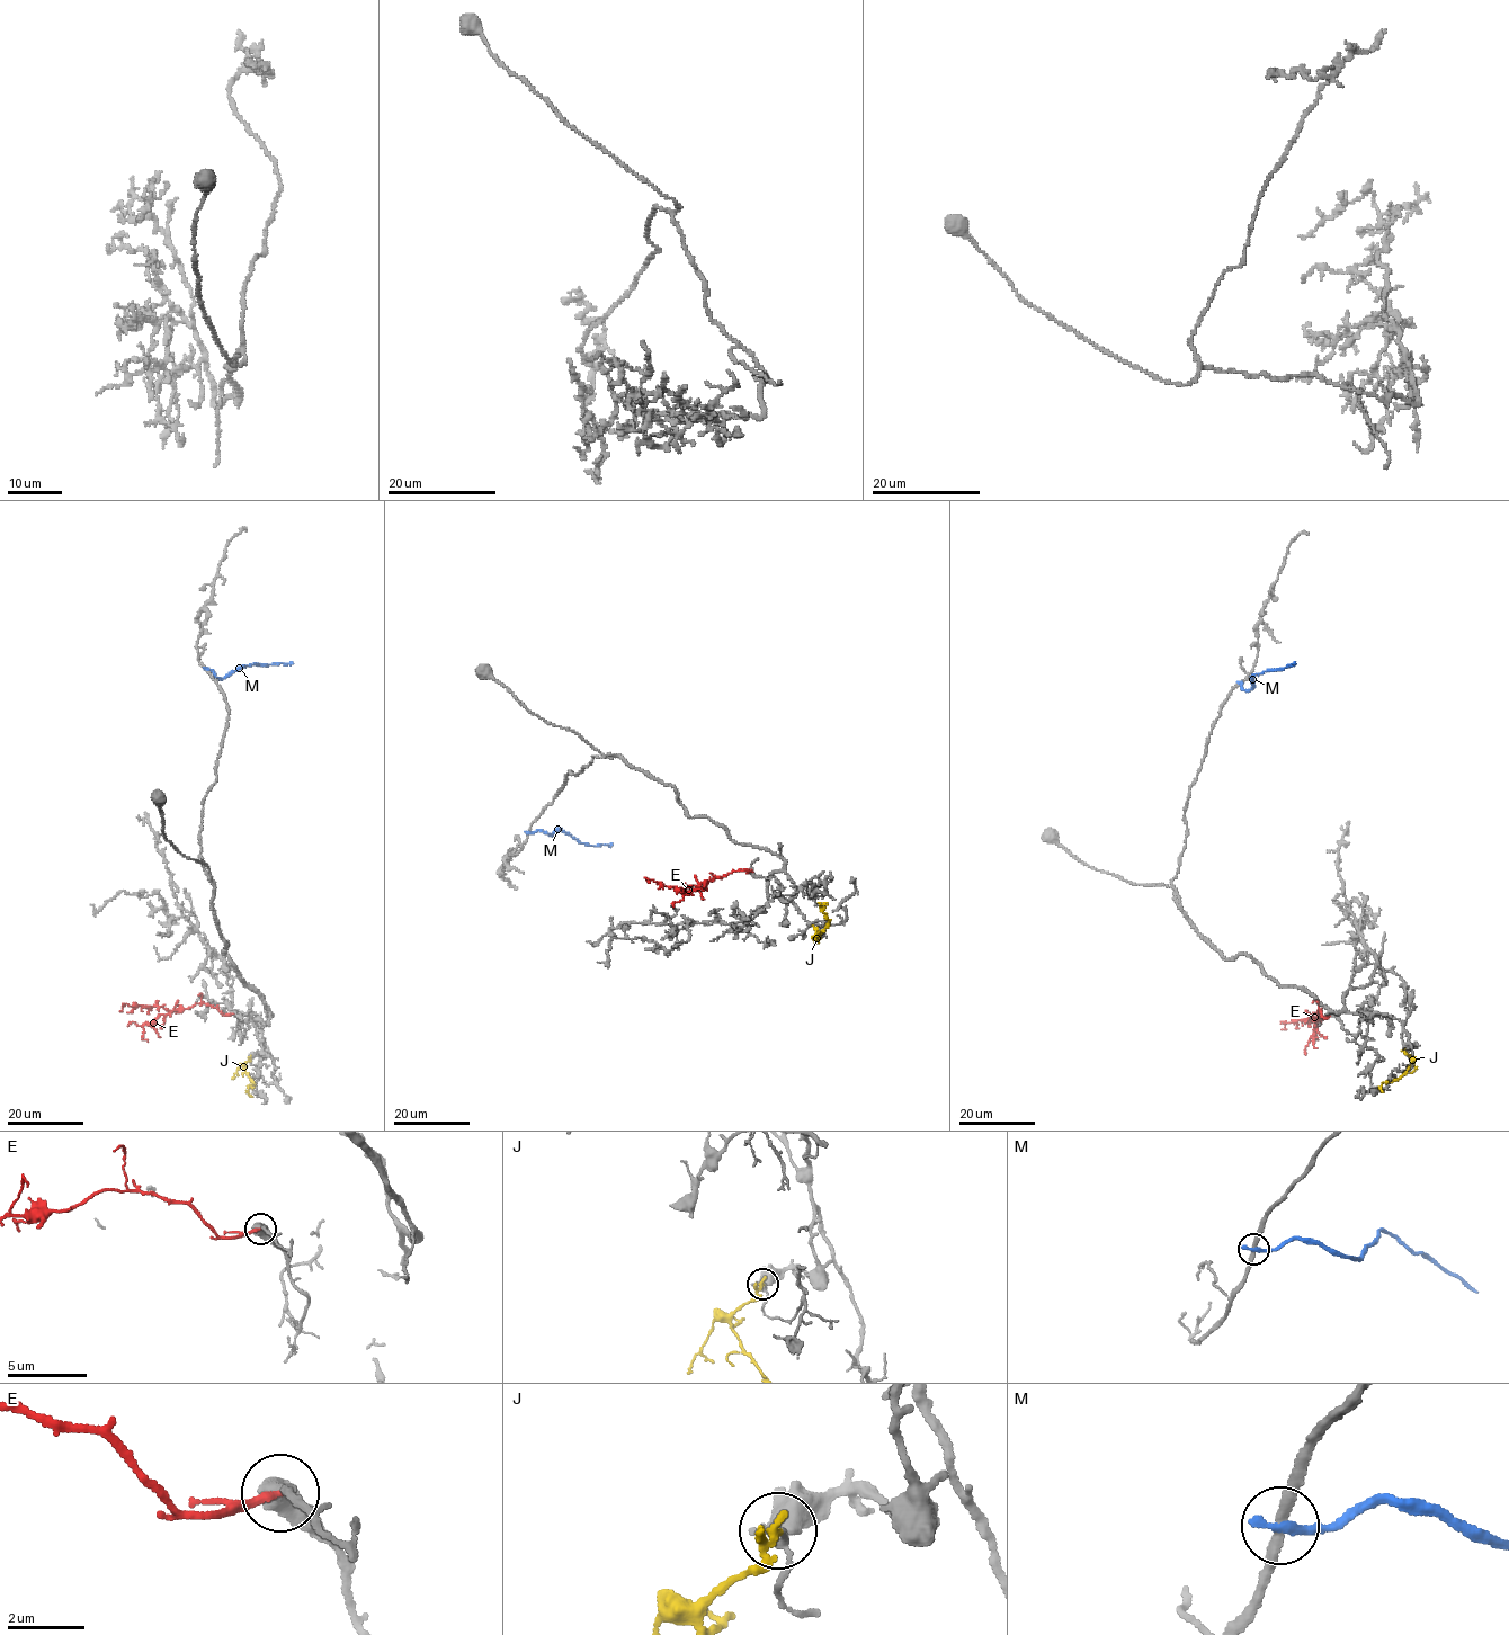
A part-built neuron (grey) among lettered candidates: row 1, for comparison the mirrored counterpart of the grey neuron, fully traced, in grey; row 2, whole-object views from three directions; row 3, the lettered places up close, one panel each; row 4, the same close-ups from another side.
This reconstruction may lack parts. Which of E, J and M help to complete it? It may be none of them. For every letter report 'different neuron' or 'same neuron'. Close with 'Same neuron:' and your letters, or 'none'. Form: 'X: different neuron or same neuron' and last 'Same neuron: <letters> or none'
E: different neuron
J: different neuron
M: different neuron
Same neuron: none

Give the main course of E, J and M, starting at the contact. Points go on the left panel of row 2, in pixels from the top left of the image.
E: (233, 1013), (223, 1015), (215, 1007), (196, 1003), (170, 1011), (160, 1006), (125, 1004), (121, 1011)
J: (250, 1056), (243, 1065), (252, 1082), (247, 1091), (251, 1096)
M: (205, 669), (224, 679), (242, 667), (293, 662)

